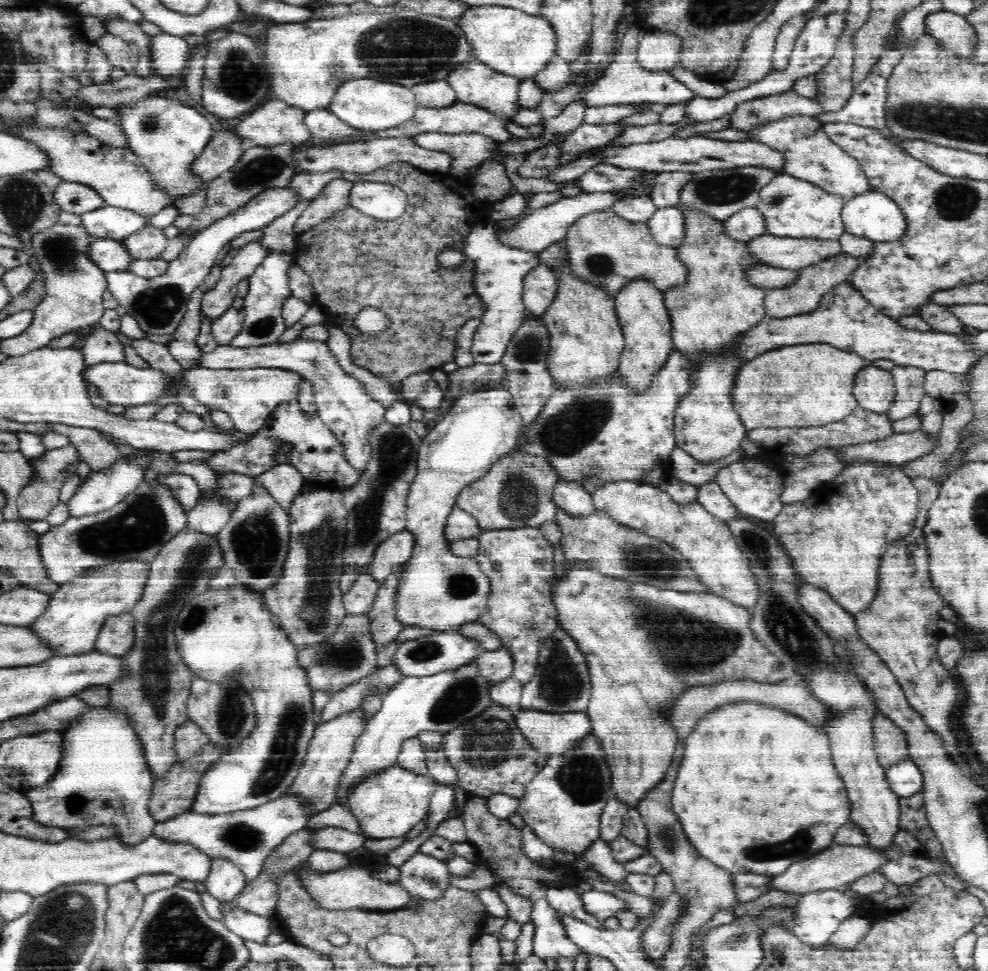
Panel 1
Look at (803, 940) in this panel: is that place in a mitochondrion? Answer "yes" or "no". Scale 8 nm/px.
no

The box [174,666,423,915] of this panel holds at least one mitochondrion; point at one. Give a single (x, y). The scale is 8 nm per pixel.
(290, 722)

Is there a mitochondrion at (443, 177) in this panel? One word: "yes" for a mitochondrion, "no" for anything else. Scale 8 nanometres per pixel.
no

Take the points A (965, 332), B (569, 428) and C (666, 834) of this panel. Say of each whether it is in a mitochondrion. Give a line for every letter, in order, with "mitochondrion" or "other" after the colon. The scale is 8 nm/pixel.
A: other
B: mitochondrion
C: mitochondrion

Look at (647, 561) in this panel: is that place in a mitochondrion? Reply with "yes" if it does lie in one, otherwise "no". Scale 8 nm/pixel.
yes

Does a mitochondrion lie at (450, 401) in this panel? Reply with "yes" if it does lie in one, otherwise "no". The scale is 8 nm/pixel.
no

